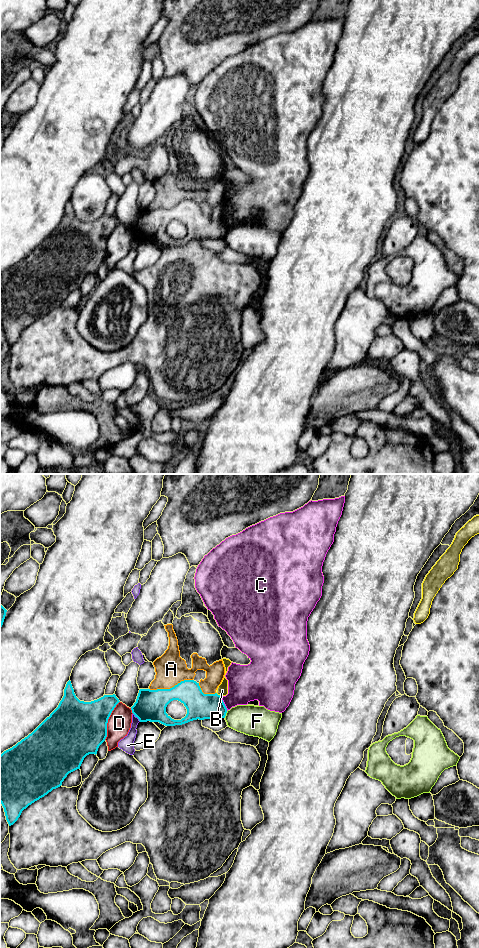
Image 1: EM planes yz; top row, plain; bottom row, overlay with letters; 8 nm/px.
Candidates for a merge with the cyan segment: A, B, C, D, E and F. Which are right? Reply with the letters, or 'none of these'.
none of these

